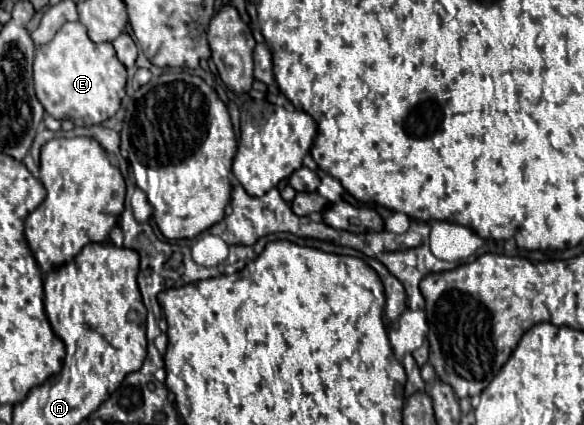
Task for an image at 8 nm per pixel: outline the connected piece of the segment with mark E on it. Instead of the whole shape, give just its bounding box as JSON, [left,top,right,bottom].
[33,21,127,127]

